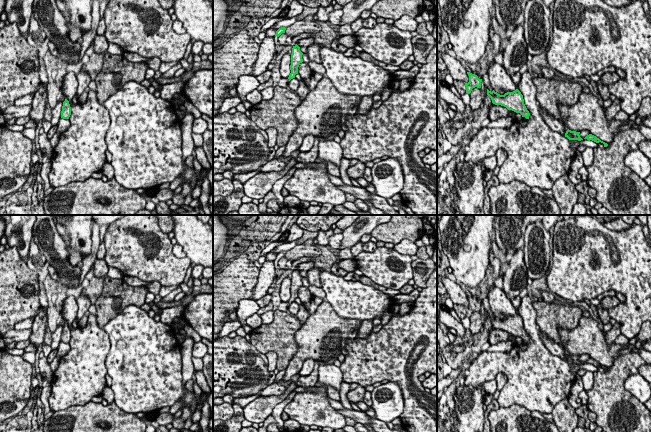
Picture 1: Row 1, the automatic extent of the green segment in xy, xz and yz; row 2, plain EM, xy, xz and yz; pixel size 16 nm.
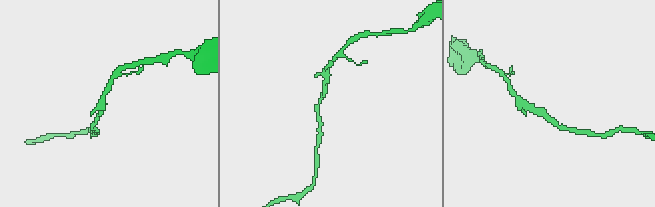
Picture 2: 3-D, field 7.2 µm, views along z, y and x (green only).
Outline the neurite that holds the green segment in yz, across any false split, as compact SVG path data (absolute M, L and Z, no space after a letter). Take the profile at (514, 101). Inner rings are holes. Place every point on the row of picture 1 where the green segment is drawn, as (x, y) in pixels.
M487 89L487 95L491 98L493 104L504 106L508 110L520 113L522 117L529 119L530 113L524 104L523 95L518 89L513 92L507 92L504 95Z

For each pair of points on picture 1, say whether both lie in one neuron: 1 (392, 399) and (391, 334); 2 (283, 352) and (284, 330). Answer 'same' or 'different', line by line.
1: different
2: same

